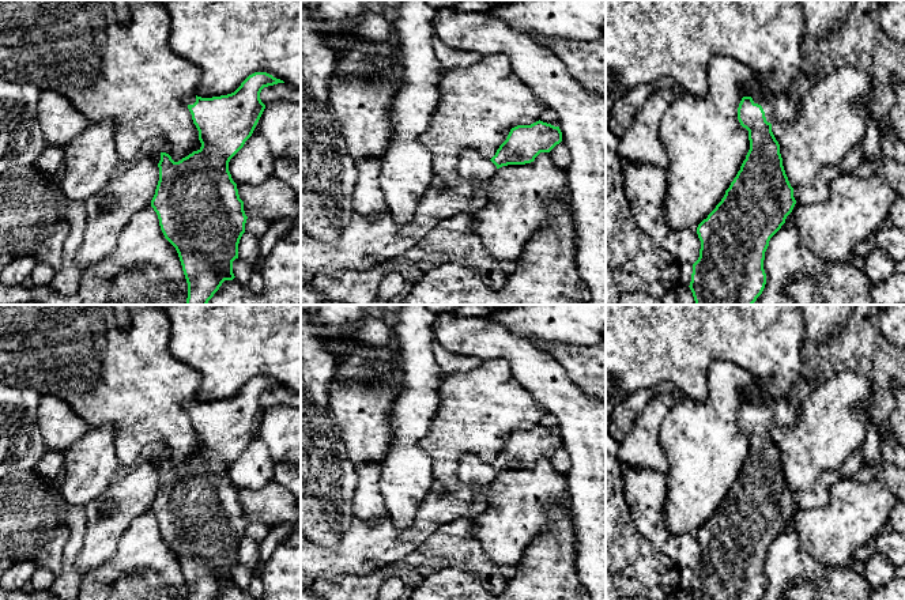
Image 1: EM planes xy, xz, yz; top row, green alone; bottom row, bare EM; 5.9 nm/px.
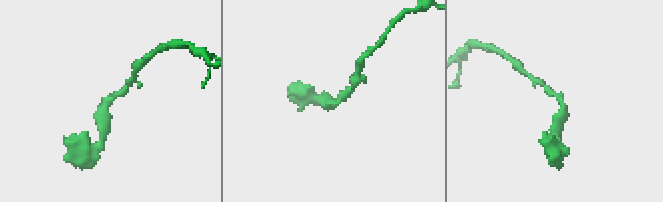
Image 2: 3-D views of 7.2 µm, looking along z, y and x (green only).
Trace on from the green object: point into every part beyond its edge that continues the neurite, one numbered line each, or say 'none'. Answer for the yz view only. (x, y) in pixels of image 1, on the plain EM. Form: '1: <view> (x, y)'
1: yz (777, 412)

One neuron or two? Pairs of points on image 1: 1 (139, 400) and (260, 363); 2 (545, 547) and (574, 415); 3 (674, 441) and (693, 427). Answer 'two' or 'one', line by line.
1: two
2: two
3: one

